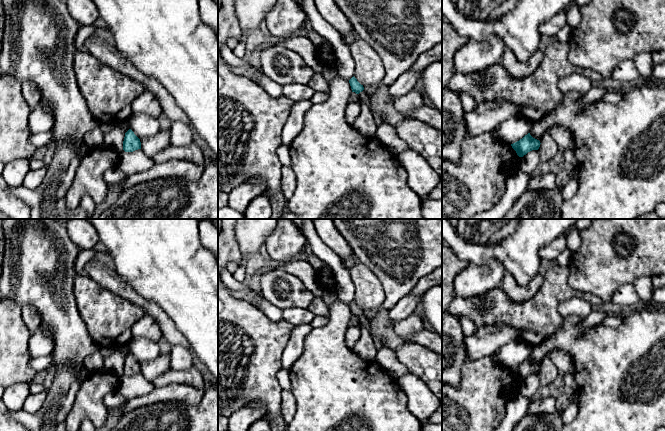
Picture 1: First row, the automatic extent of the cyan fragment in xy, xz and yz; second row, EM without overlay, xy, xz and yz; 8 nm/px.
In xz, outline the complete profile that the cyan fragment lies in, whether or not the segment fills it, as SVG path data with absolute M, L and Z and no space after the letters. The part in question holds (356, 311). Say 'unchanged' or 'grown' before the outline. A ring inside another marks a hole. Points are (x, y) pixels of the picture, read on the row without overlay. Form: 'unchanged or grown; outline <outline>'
unchanged; outline M354 300L349 304L349 307L350 307L352 316L355 316L356 318L359 318L364 314L363 309L361 309Z

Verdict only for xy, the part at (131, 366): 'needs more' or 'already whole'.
already whole

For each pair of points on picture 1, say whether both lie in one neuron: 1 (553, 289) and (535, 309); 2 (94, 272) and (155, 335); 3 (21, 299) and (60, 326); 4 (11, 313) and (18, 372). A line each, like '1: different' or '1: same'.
1: same
2: different
3: same
4: same

